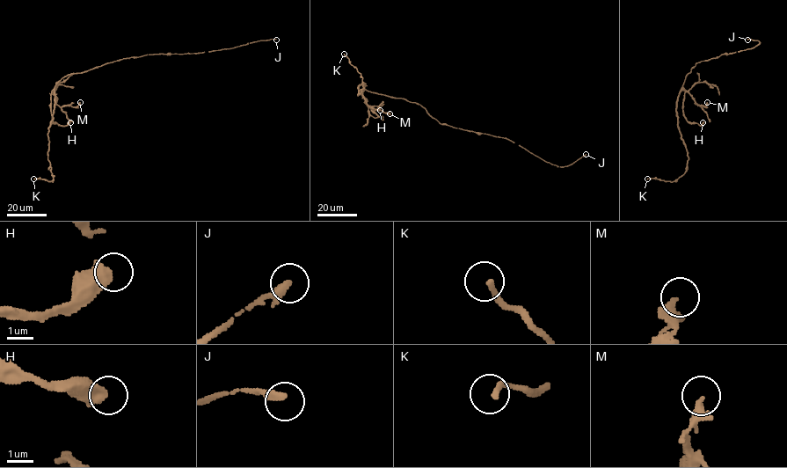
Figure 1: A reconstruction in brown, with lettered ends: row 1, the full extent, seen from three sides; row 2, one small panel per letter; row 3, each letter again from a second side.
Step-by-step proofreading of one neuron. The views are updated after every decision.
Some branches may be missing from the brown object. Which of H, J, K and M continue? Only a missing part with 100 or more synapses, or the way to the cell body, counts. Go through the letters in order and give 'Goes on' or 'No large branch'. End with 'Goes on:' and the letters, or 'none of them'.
H: No large branch
J: Goes on
K: No large branch
M: No large branch
Goes on: J

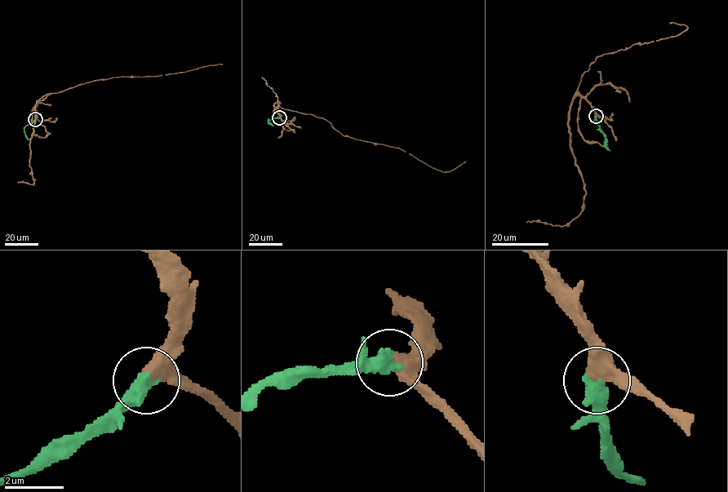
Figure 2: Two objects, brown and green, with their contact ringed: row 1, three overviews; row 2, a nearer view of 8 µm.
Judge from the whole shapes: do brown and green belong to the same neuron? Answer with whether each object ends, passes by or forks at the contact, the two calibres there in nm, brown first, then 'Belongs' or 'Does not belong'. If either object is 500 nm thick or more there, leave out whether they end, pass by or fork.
Thickness 400 nm (brown) against 550 nm. Belongs

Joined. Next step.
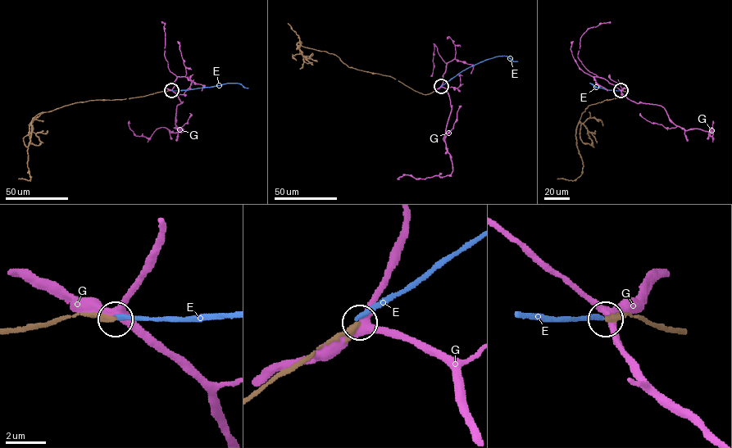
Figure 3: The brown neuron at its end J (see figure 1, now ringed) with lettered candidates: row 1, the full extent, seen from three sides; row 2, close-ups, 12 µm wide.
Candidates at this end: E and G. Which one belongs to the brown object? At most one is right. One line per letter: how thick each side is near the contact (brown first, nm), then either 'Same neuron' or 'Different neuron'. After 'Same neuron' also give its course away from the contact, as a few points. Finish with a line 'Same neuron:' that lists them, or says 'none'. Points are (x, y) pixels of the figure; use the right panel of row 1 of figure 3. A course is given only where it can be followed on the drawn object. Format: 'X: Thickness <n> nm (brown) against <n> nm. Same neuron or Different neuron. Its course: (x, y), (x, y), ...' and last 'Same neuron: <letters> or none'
E: Thickness 320 nm (brown) against 240 nm. Different neuron
G: Thickness 360 nm (brown) against 480 nm. Different neuron
Same neuron: none

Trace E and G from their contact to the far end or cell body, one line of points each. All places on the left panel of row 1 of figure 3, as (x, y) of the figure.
E: (171, 90), (227, 83), (240, 83), (248, 88)
G: (170, 90), (182, 102), (177, 106), (175, 124), (183, 131), (161, 127), (147, 138), (135, 135), (129, 120)

